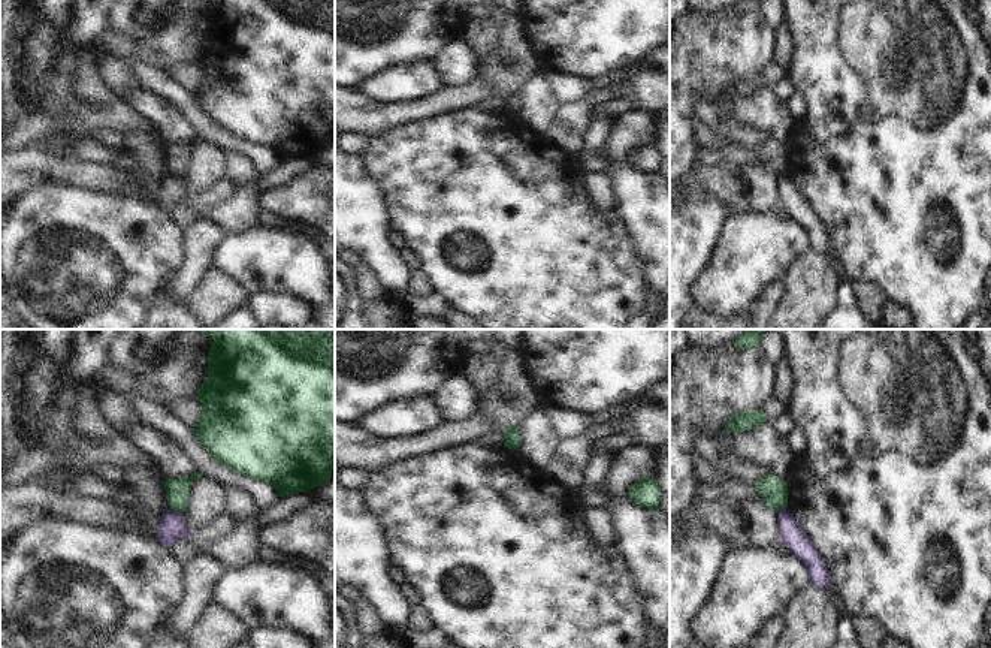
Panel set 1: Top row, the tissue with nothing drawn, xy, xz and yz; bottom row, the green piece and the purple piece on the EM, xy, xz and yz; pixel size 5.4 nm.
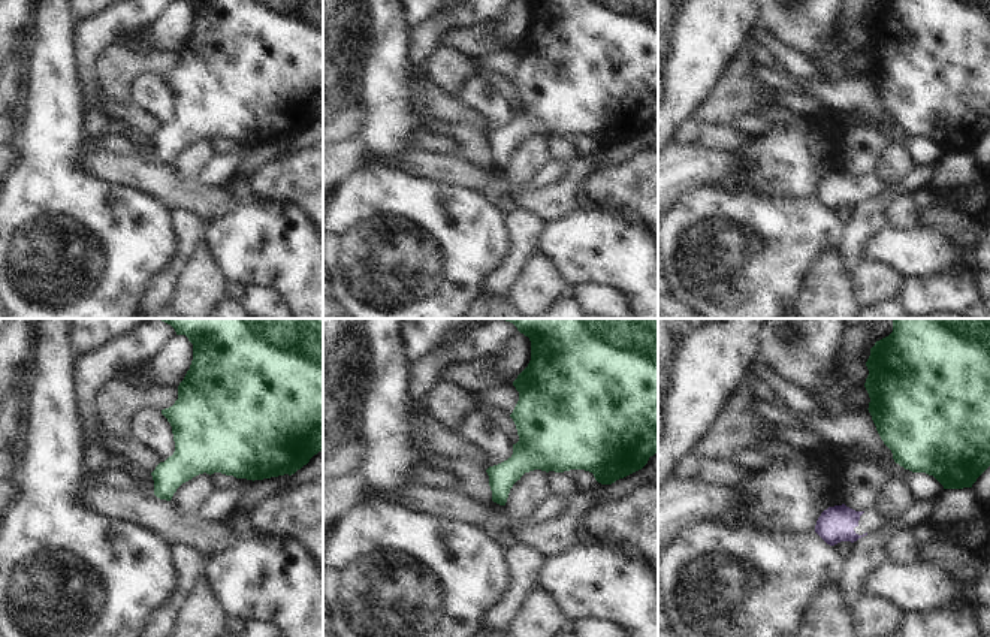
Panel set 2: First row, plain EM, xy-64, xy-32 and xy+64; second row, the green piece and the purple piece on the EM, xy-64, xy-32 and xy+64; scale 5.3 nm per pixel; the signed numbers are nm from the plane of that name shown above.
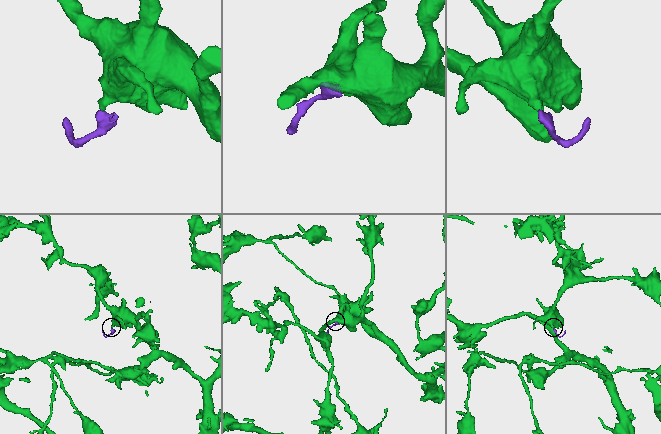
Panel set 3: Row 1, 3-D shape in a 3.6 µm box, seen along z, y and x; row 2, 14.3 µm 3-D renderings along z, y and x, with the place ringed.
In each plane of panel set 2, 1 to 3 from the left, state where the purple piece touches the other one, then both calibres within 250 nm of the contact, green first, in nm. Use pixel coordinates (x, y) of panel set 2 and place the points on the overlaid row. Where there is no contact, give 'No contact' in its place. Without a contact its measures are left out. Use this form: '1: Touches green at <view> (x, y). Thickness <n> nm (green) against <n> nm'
1: No contact
2: No contact
3: No contact.

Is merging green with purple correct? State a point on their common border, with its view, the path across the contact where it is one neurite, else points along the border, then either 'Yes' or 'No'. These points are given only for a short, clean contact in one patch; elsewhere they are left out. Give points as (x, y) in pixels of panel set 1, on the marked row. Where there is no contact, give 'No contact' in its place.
Touches green at xy (177, 511). Boundary: xy (169, 508), (183, 514). No.

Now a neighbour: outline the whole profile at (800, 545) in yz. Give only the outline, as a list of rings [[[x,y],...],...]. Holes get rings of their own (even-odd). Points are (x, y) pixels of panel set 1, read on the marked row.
[[[780,509],[777,512],[777,528],[780,531],[780,543],[807,567],[810,585],[830,590],[831,575],[825,560],[818,552],[812,539],[800,528],[789,510]]]

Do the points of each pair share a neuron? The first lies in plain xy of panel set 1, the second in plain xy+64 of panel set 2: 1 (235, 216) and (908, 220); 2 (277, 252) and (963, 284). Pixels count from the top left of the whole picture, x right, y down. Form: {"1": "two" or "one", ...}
{"1": "one", "2": "two"}

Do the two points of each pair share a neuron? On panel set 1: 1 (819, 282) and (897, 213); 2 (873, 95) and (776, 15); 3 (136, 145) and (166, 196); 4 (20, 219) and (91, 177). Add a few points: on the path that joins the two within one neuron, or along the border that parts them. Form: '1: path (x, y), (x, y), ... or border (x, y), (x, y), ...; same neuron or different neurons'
1: border (830, 253), (837, 264); different neurons
2: border (782, 15), (783, 18); different neurons
3: border (169, 174), (159, 183); different neurons
4: border (39, 183), (62, 183), (108, 193); different neurons

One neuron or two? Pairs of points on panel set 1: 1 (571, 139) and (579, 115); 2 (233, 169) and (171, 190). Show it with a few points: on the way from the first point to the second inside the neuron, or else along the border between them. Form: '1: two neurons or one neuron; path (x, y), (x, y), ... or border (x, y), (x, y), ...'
1: one neuron; path (571, 133), (573, 121)
2: two neurons; border (224, 174), (238, 187)

